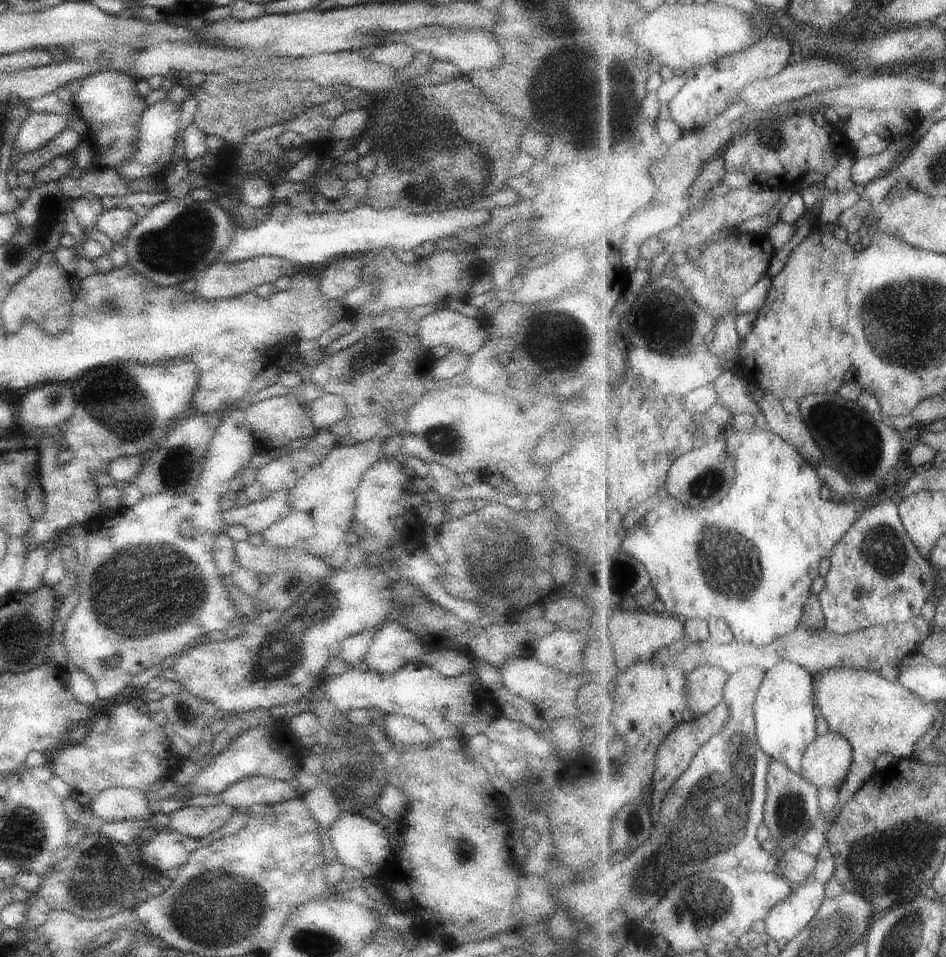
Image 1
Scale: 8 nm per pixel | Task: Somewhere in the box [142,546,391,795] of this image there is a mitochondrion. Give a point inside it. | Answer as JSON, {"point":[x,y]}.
{"point":[276,658]}

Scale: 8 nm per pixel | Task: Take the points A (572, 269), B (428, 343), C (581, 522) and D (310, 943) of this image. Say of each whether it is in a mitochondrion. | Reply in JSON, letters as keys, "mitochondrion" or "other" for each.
{"A":"other","B":"other","C":"other","D":"mitochondrion"}

